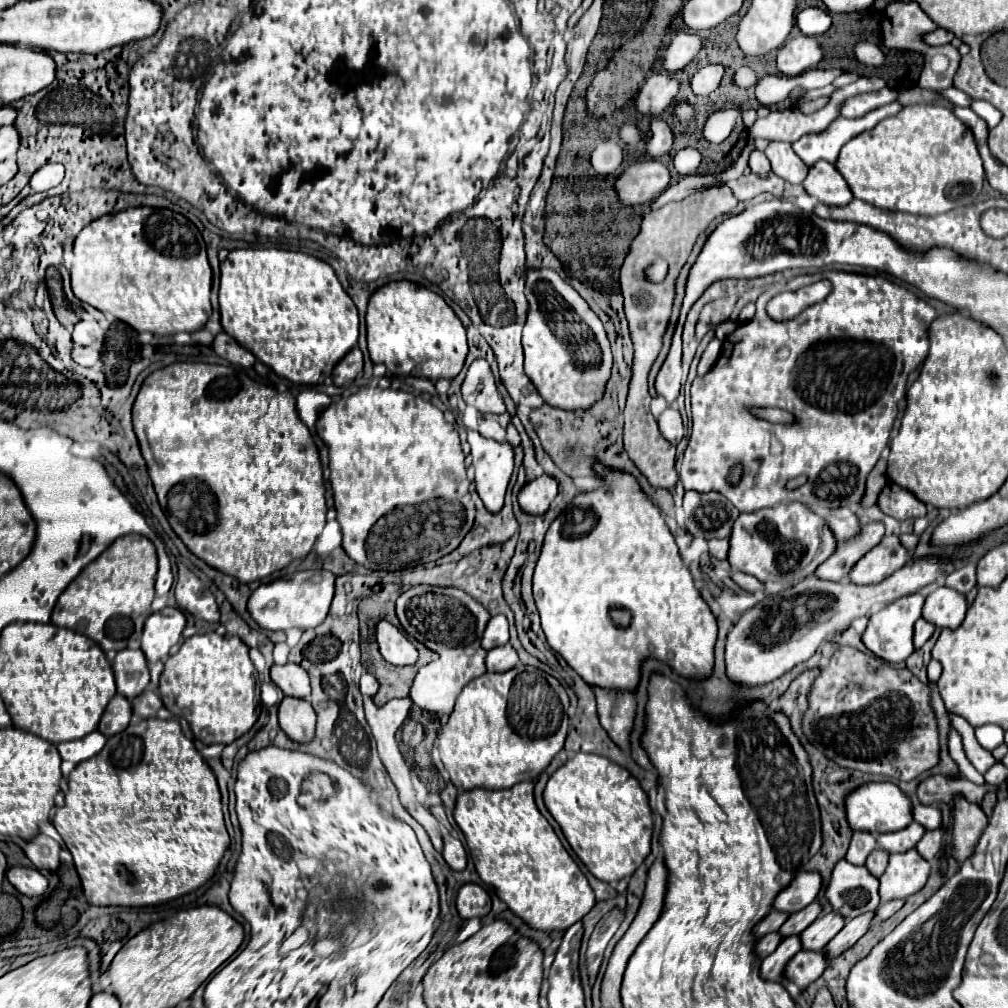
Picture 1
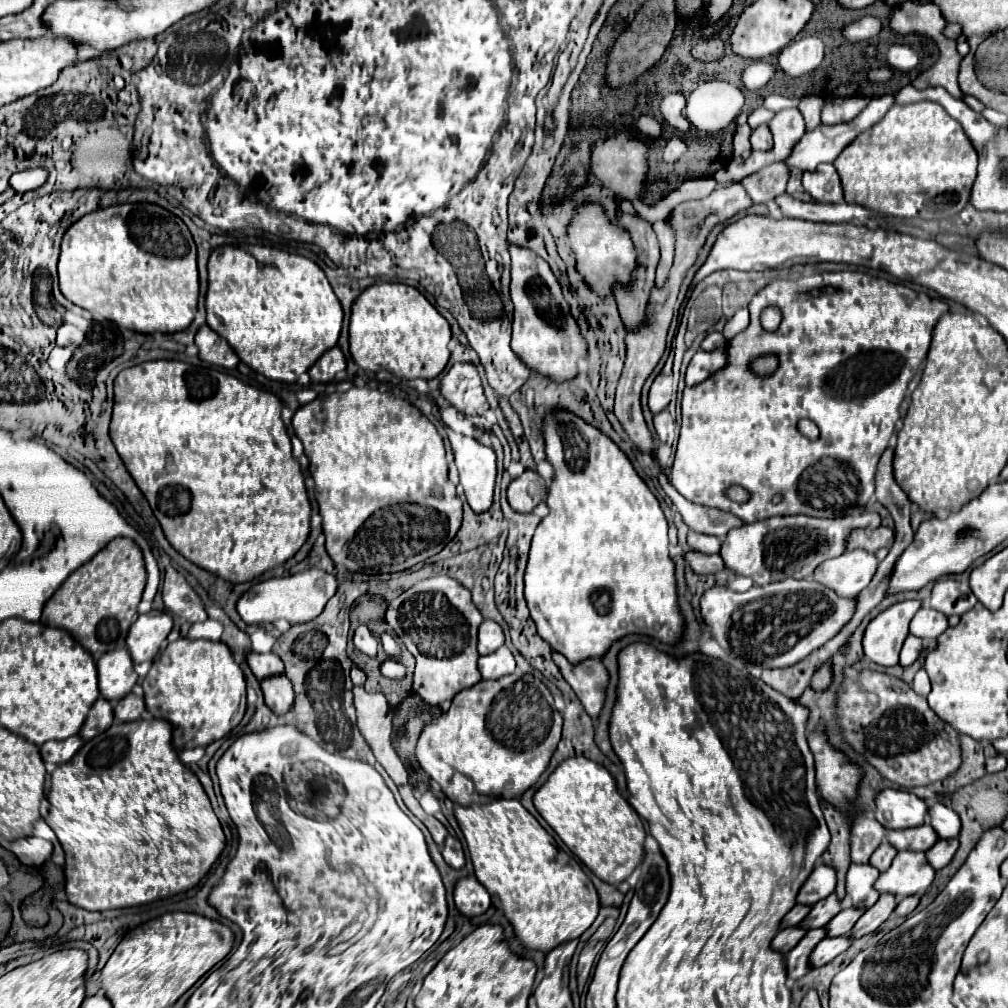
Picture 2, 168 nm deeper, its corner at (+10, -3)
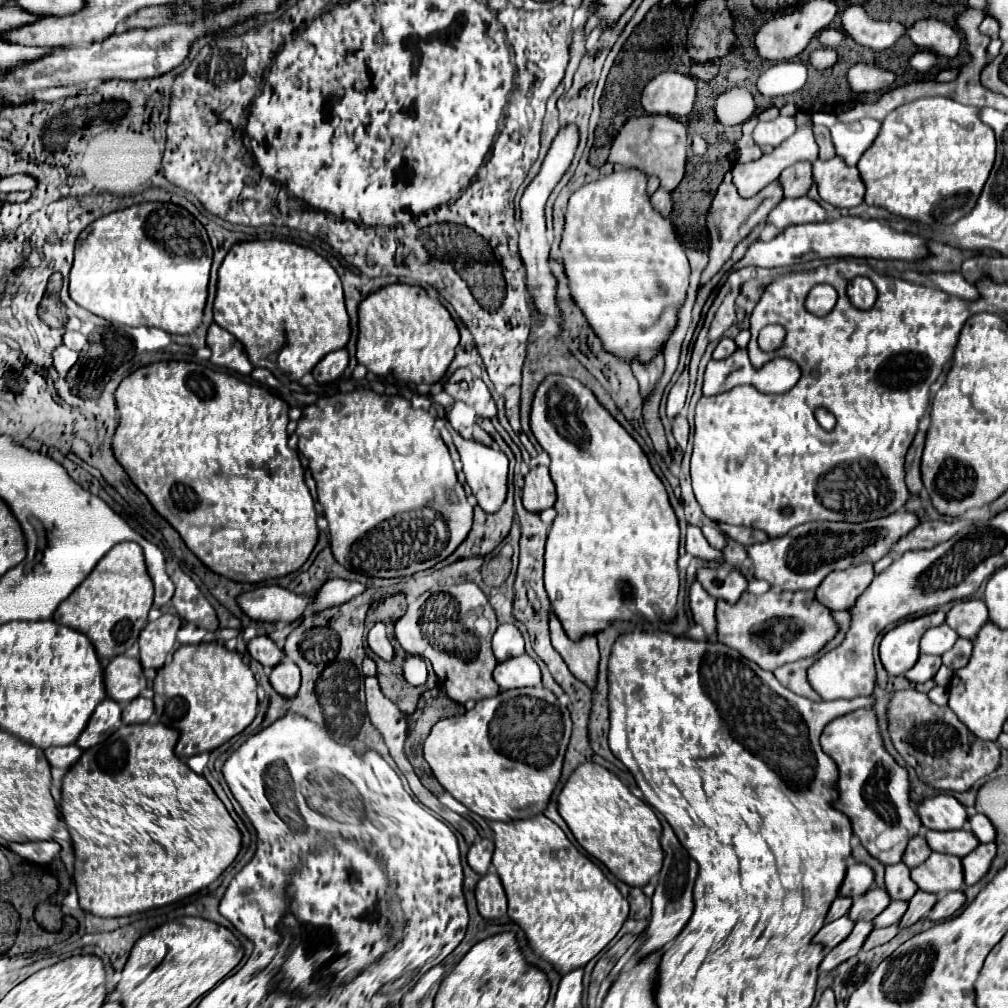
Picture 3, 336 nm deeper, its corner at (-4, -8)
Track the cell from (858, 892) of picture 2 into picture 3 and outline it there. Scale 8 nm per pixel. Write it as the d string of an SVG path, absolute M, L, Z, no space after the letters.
M903 862L887 866L885 886L887 886L887 892L891 892L893 900L911 900L911 896L919 890L917 884L911 880L909 866Z

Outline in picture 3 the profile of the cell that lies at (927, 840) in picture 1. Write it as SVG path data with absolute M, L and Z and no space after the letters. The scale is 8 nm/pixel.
M989 842L989 844L979 844L979 848L975 848L975 852L967 854L963 858L963 868L965 868L965 884L973 886L977 884L991 868L991 862L997 854L997 844Z

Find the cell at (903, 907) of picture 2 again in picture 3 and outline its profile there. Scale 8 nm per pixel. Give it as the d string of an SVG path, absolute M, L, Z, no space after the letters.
M949 892L945 896L939 898L939 904L935 904L935 908L929 912L929 920L933 922L943 922L947 918L951 918L953 914L957 914L959 910L963 910L967 896L963 892Z

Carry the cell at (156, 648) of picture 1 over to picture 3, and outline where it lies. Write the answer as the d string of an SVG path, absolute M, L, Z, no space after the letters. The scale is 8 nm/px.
M161 614L159 620L149 622L139 636L139 656L143 668L159 670L167 654L175 646L175 634L181 628L181 620L173 614Z

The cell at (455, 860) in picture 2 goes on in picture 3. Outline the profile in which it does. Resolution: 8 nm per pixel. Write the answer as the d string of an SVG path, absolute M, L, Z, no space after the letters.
M481 838L477 840L471 848L469 848L469 854L467 854L467 862L469 866L479 874L479 876L485 876L489 866L491 866L491 858L493 858L493 840L489 838Z

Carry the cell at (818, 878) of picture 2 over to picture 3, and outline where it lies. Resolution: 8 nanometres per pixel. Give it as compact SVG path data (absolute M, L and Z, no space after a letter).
M851 864L847 868L847 876L843 880L843 888L841 888L841 896L849 896L849 898L859 898L863 896L871 884L875 880L875 872L871 870L871 866L867 864Z

